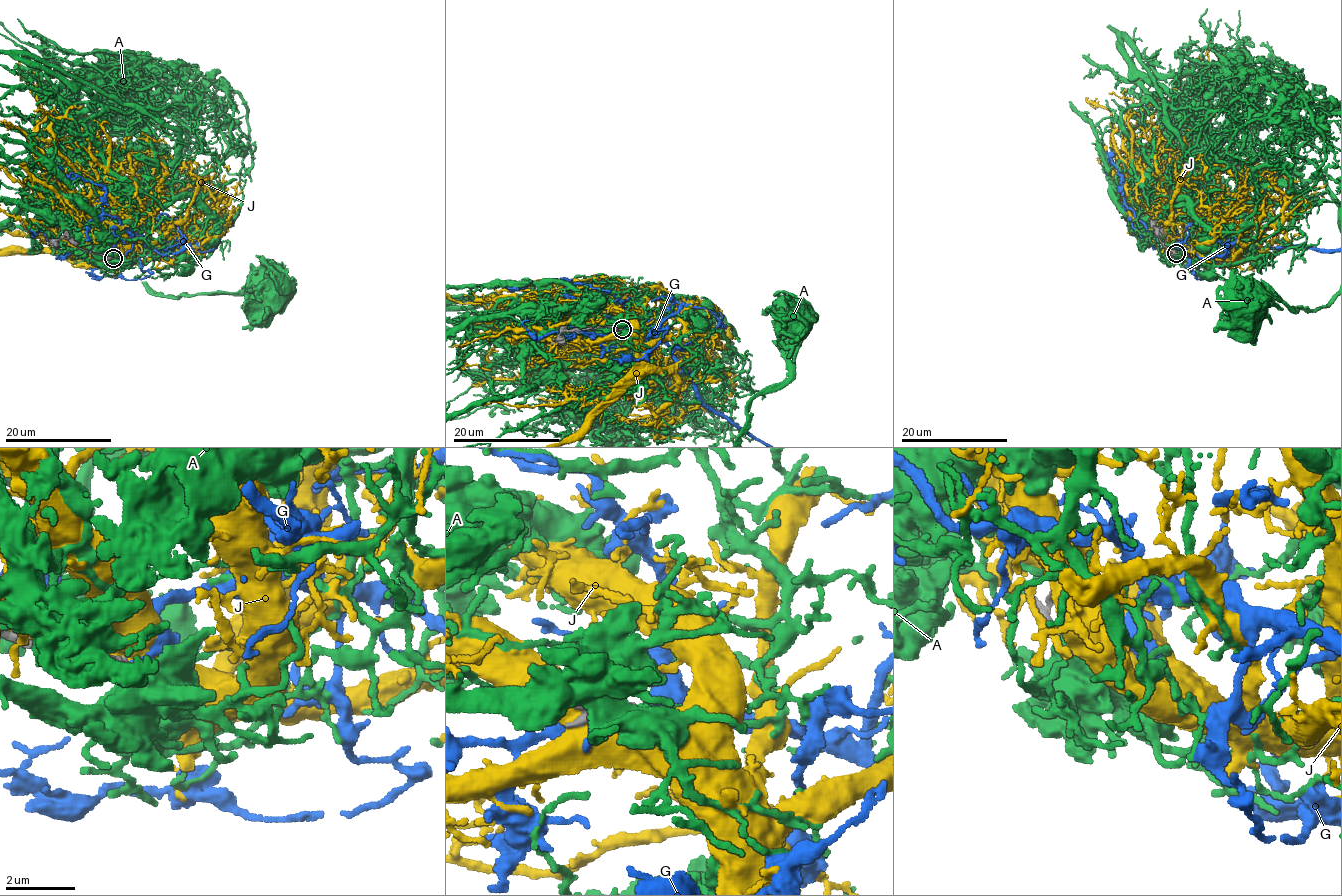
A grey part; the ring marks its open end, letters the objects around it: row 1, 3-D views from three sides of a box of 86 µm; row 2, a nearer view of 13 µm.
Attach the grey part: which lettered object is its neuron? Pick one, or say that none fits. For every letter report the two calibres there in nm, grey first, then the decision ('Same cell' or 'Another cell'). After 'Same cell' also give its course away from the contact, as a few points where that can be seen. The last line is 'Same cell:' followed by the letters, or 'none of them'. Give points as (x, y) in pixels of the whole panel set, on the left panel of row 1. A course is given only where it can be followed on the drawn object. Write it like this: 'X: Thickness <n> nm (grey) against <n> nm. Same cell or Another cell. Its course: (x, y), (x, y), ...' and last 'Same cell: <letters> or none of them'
A: Thickness 260 nm (grey) against 440 nm. Another cell
G: Thickness 320 nm (grey) against 200 nm. Another cell
J: Thickness 320 nm (grey) against 700 nm. Another cell
Same cell: none of them

